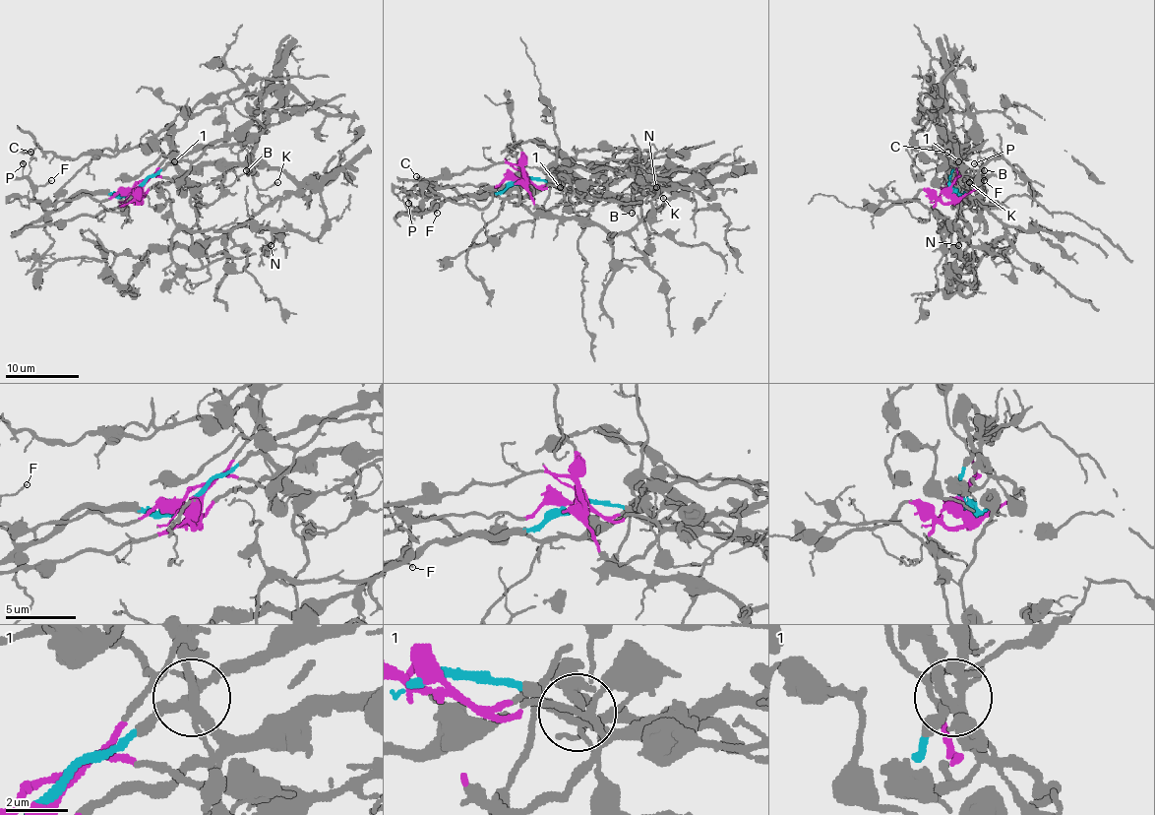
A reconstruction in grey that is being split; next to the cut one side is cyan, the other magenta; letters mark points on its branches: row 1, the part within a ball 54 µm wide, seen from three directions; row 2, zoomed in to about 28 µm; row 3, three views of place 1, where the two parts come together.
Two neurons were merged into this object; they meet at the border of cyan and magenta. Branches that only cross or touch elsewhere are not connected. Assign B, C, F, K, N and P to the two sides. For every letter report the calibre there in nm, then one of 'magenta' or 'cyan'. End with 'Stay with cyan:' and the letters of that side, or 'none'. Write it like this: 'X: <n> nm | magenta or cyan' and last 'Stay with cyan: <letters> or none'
B: 130 nm | cyan
C: 110 nm | magenta
F: 110 nm | cyan
K: 130 nm | cyan
N: 130 nm | magenta
P: 80 nm | cyan
Stay with cyan: B, F, K, P

